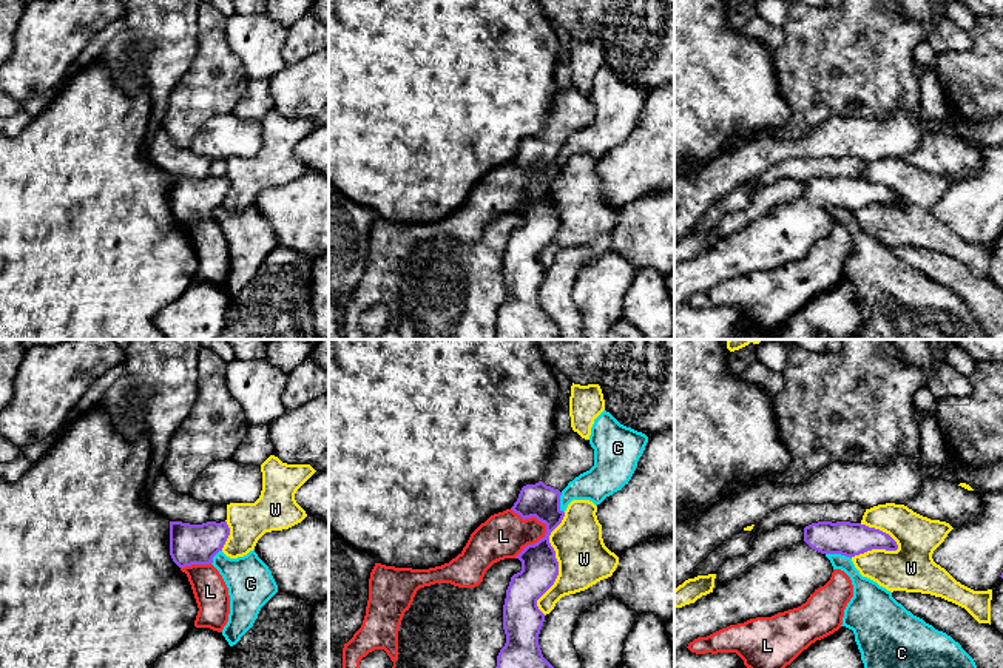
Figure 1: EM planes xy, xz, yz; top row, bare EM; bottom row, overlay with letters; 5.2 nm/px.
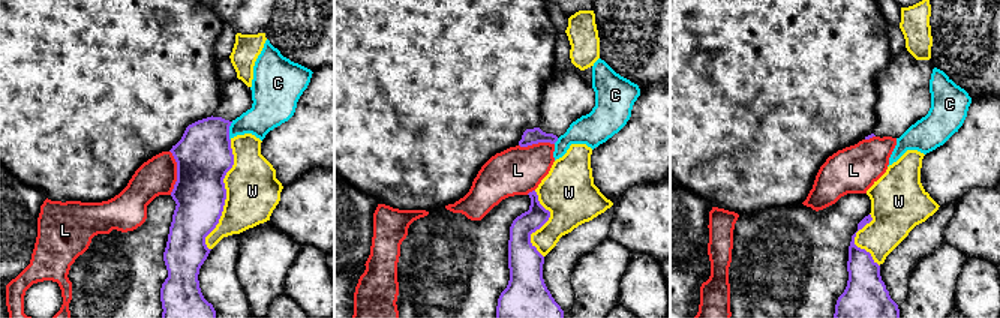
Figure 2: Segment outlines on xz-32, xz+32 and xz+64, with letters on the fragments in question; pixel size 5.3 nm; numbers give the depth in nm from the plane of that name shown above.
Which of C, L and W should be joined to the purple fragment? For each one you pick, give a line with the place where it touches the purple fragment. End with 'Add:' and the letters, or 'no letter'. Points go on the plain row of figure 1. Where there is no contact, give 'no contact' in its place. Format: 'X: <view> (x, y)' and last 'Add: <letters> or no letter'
Add: no letter

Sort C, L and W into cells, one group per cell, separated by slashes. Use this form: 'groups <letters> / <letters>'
groups C / L / W

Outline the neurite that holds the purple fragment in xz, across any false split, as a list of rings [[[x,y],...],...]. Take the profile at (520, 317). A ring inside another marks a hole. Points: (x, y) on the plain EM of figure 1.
[[[577,86],[557,89],[551,100],[549,117],[542,136],[522,142],[511,162],[523,174],[535,171],[546,179],[546,188],[528,199],[515,211],[522,225],[511,231],[503,259],[506,298],[497,310],[495,339],[560,339],[557,324],[543,312],[539,288],[545,268],[537,255],[554,239],[559,230],[551,187],[562,177],[562,145],[580,128],[594,120],[589,94]]]

